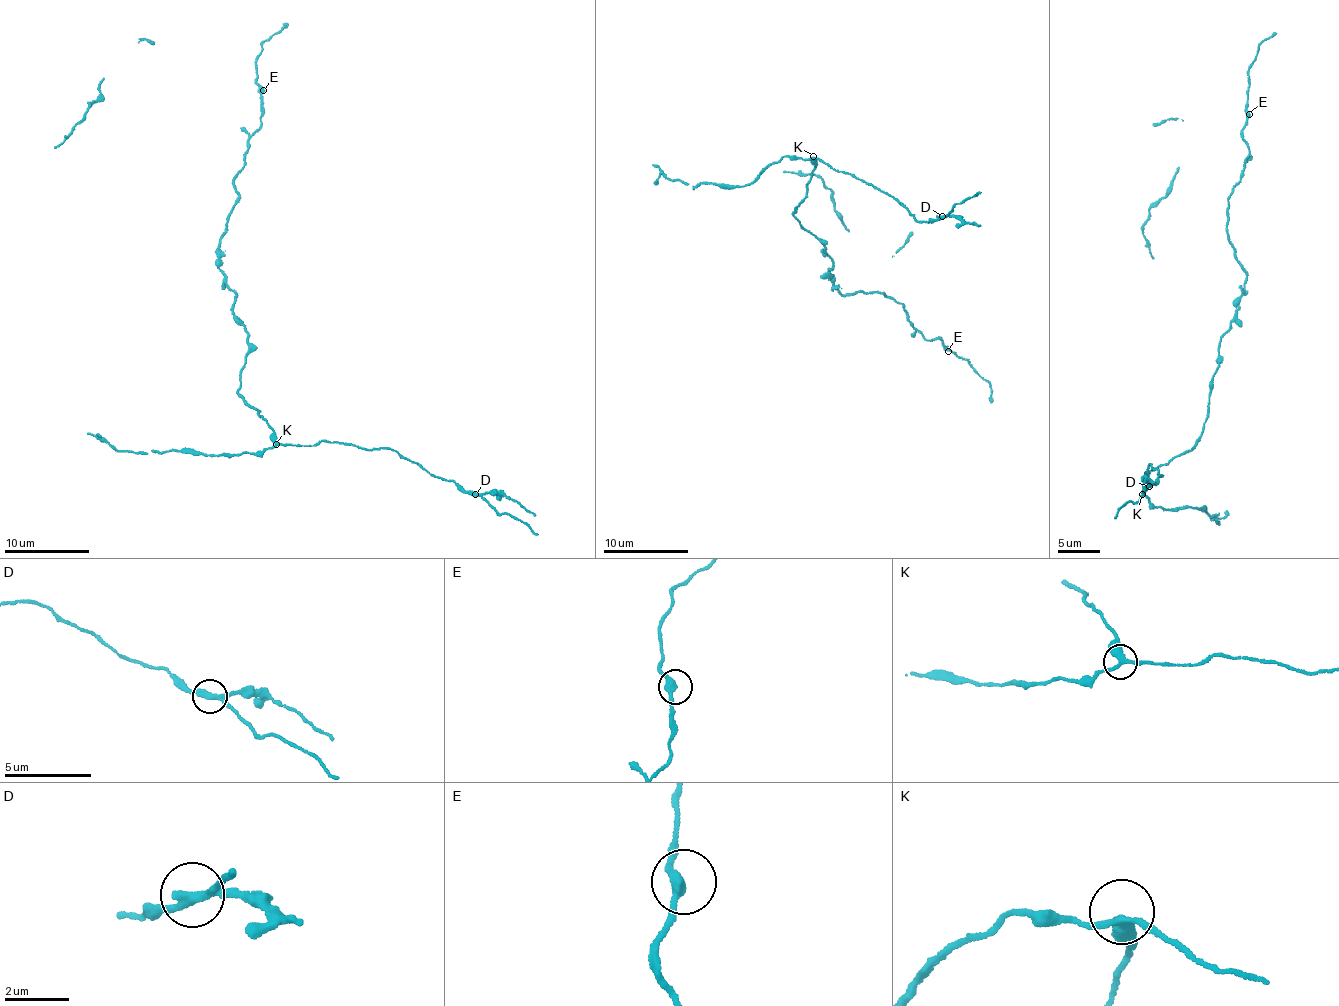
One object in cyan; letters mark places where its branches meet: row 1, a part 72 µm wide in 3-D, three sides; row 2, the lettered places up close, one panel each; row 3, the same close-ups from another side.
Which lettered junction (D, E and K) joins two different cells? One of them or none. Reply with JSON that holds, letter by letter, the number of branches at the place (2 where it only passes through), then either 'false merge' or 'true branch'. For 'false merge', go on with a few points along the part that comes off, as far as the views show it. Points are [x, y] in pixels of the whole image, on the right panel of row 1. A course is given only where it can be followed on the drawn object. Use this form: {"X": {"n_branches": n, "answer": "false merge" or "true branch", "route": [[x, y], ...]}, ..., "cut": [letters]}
{"D": {"n_branches": 3, "answer": "false merge", "route": [[1149, 486], [1143, 483], [1144, 479], [1142, 491]]}, "E": {"n_branches": 2, "answer": "true branch"}, "K": {"n_branches": 3, "answer": "true branch"}, "cut": ["D"]}

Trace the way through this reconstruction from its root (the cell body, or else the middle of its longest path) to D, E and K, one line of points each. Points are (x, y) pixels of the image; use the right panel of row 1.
D: (1218, 365), (1201, 438), (1150, 473), (1143, 493), (1142, 476), (1150, 463), (1162, 476), (1149, 486)
E: (1218, 365), (1218, 346), (1238, 309), (1246, 278), (1228, 239), (1226, 213), (1248, 151), (1243, 126), (1249, 114)
K: (1218, 365), (1212, 378), (1208, 415), (1201, 438), (1196, 446), (1150, 473), (1148, 489), (1142, 494)

